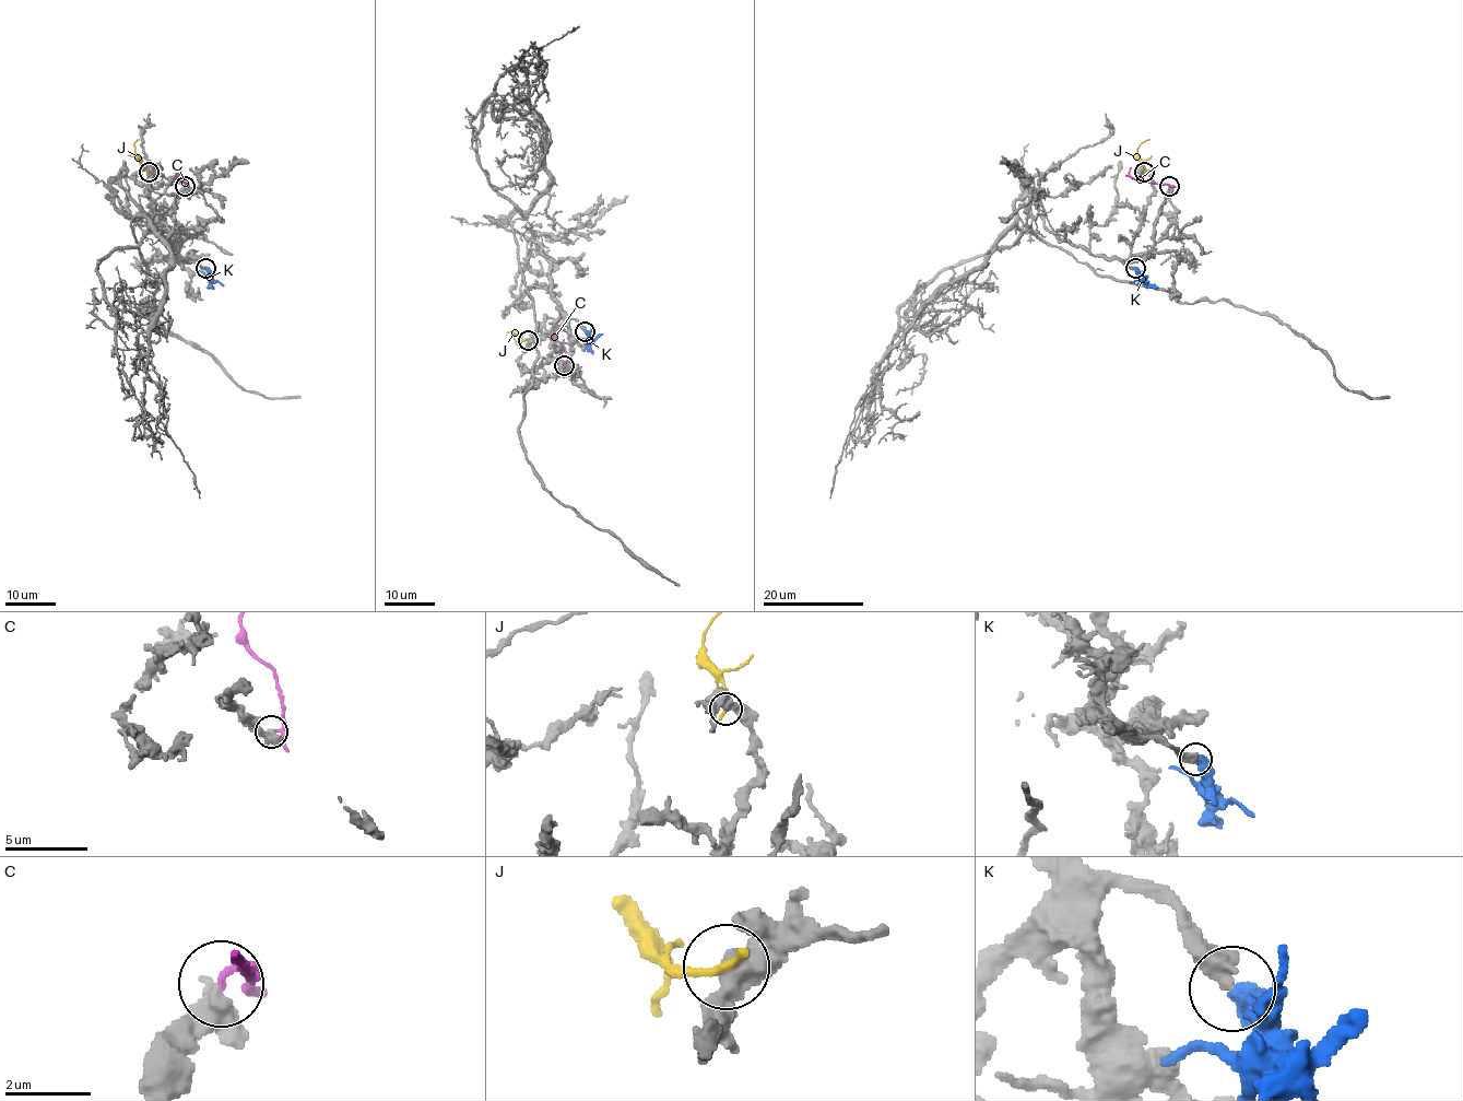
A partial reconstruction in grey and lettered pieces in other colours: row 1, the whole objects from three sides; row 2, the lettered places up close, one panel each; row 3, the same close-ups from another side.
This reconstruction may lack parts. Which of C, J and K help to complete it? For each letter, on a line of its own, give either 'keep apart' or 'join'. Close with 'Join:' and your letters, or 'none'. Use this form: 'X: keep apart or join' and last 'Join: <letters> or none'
C: keep apart
J: keep apart
K: join
Join: K

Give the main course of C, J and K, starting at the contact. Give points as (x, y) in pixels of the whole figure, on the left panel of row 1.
C: (185, 186), (188, 185), (176, 179), (179, 167)
J: (150, 172), (136, 152), (134, 143), (139, 139)
K: (205, 268), (213, 288)

